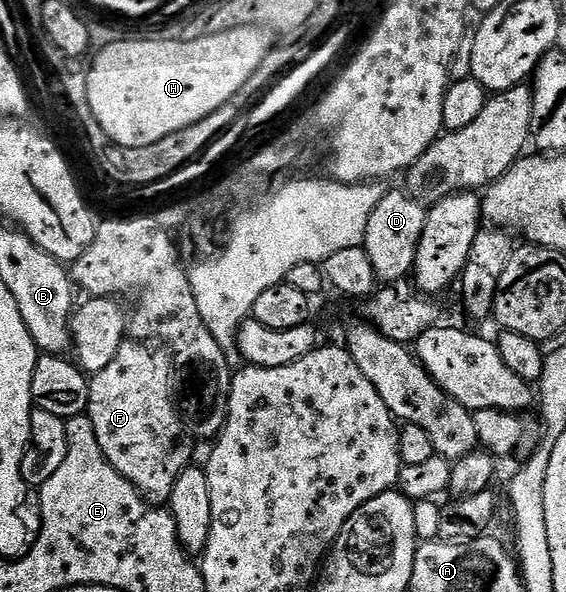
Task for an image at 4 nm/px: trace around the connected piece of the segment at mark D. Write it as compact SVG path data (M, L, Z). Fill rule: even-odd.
M384 192L381 203L377 203L377 207L373 207L373 215L369 215L369 227L365 227L362 244L369 255L369 263L373 263L376 282L405 281L412 276L426 218L427 209L410 193Z

